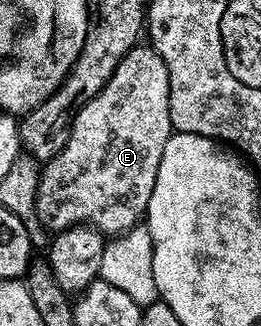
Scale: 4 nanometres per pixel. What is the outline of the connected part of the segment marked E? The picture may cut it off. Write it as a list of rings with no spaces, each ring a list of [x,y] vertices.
[[[136,44],[117,63],[117,71],[113,71],[109,83],[79,108],[62,151],[42,166],[36,211],[43,228],[60,231],[74,225],[92,225],[104,235],[118,235],[136,228],[146,218],[149,195],[153,195],[153,183],[157,183],[157,167],[161,167],[161,155],[165,155],[165,143],[169,143],[172,132],[165,59],[150,44]]]

